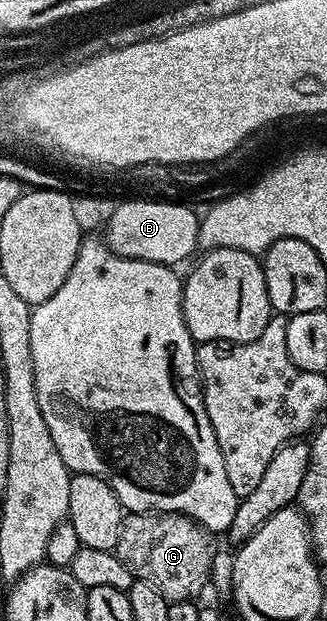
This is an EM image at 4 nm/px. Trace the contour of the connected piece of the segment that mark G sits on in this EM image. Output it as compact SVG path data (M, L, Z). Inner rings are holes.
M127 512L121 522L121 538L117 538L114 554L135 580L149 582L168 603L195 600L210 581L212 560L217 551L217 545L211 540L214 540L212 533L181 512Z

